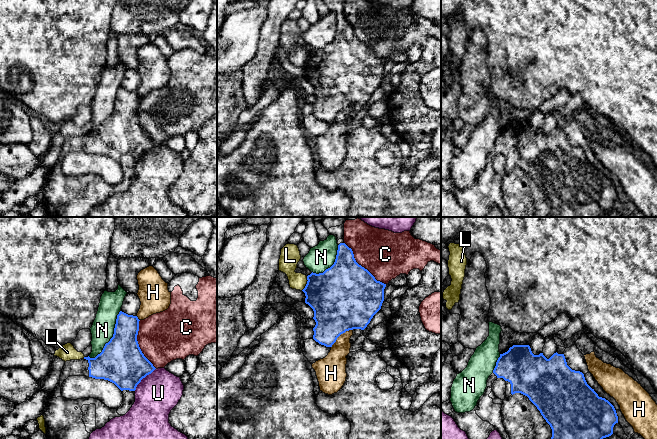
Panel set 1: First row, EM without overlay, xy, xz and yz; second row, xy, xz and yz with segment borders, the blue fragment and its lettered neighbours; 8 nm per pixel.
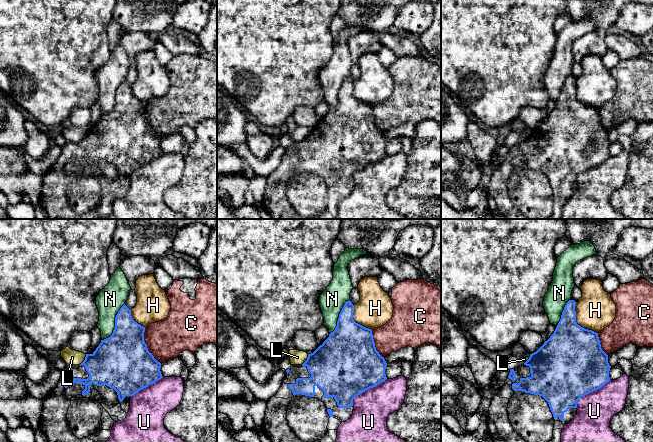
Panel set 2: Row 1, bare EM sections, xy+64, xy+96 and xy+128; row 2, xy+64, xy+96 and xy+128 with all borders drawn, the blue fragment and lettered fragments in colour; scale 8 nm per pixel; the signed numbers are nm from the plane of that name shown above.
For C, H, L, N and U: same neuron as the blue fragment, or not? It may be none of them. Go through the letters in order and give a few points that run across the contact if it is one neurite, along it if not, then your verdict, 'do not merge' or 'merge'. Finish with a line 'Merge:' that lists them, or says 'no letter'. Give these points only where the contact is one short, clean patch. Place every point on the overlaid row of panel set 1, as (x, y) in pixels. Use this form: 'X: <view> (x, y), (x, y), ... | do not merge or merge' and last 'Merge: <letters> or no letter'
C: do not merge
H: do not merge
L: xz (307, 276), (307, 282), (301, 290) | do not merge
N: do not merge
U: do not merge
Merge: no letter

